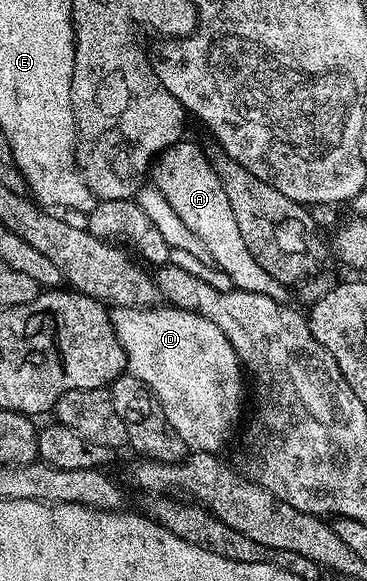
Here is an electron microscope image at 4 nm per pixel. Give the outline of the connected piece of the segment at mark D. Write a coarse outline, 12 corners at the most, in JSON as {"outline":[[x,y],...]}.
{"outline":[[112,307],[127,374],[189,452],[241,422],[240,358],[214,321]]}

